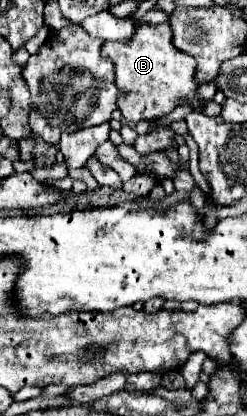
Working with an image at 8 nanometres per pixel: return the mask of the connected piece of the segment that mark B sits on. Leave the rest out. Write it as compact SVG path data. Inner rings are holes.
M167 23L151 27L151 25L137 25L135 37L127 43L113 43L107 41L103 45L103 57L109 57L115 63L115 71L117 71L117 87L123 93L123 97L119 99L119 111L123 113L123 117L131 123L139 123L141 119L145 121L155 121L161 117L167 117L175 107L179 105L191 105L195 111L203 109L203 99L197 95L197 83L195 83L195 61L187 55L181 53L179 49L173 47L171 43L171 29Z

